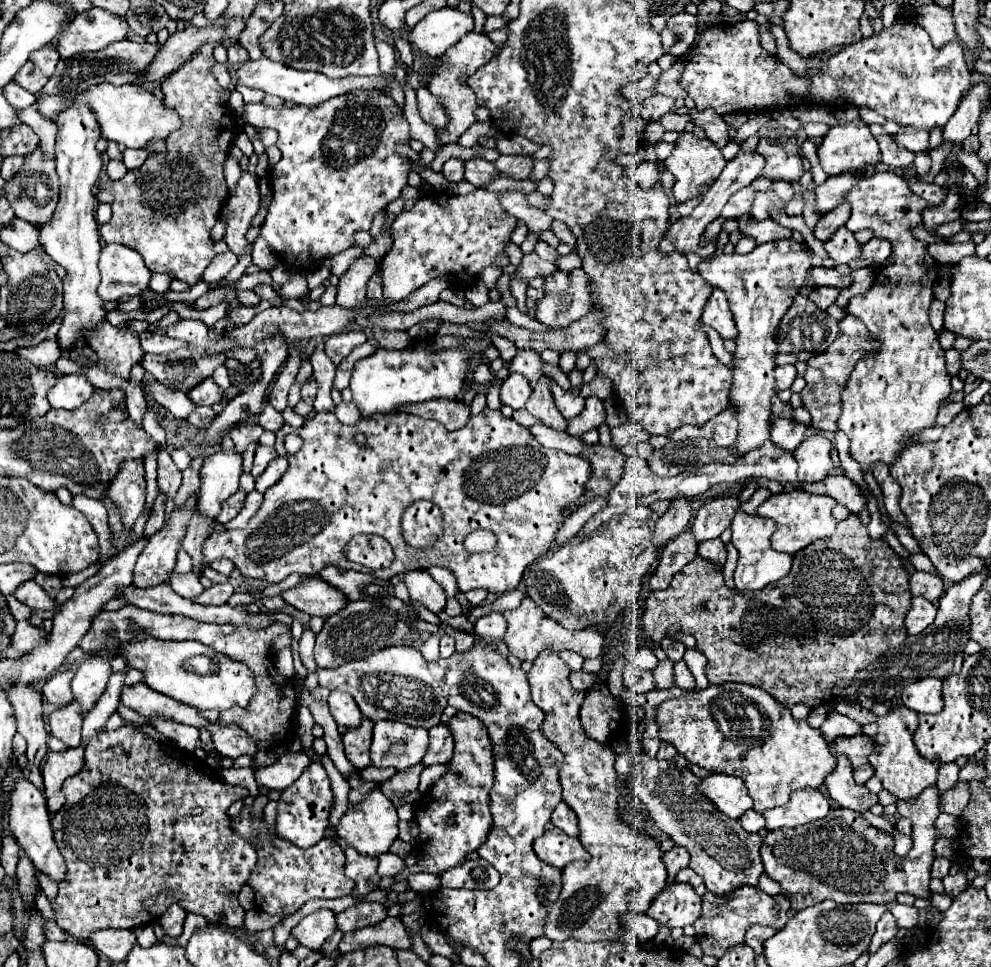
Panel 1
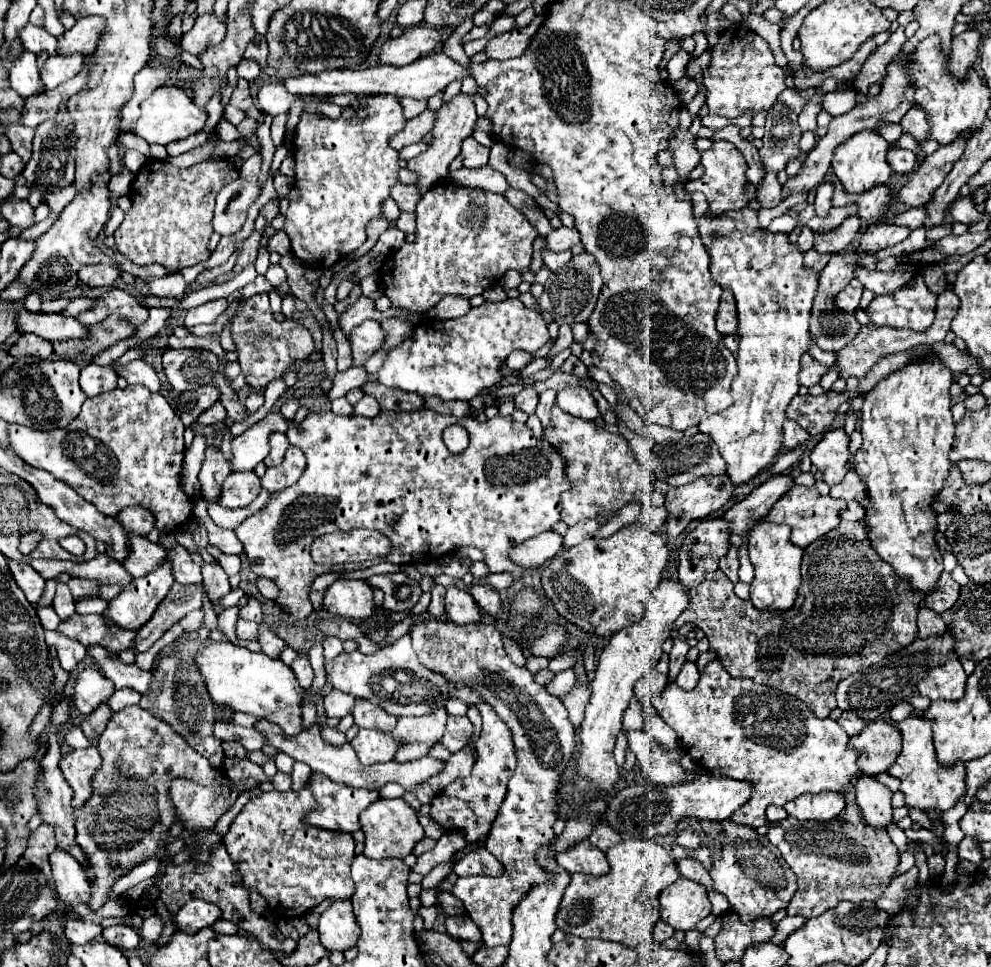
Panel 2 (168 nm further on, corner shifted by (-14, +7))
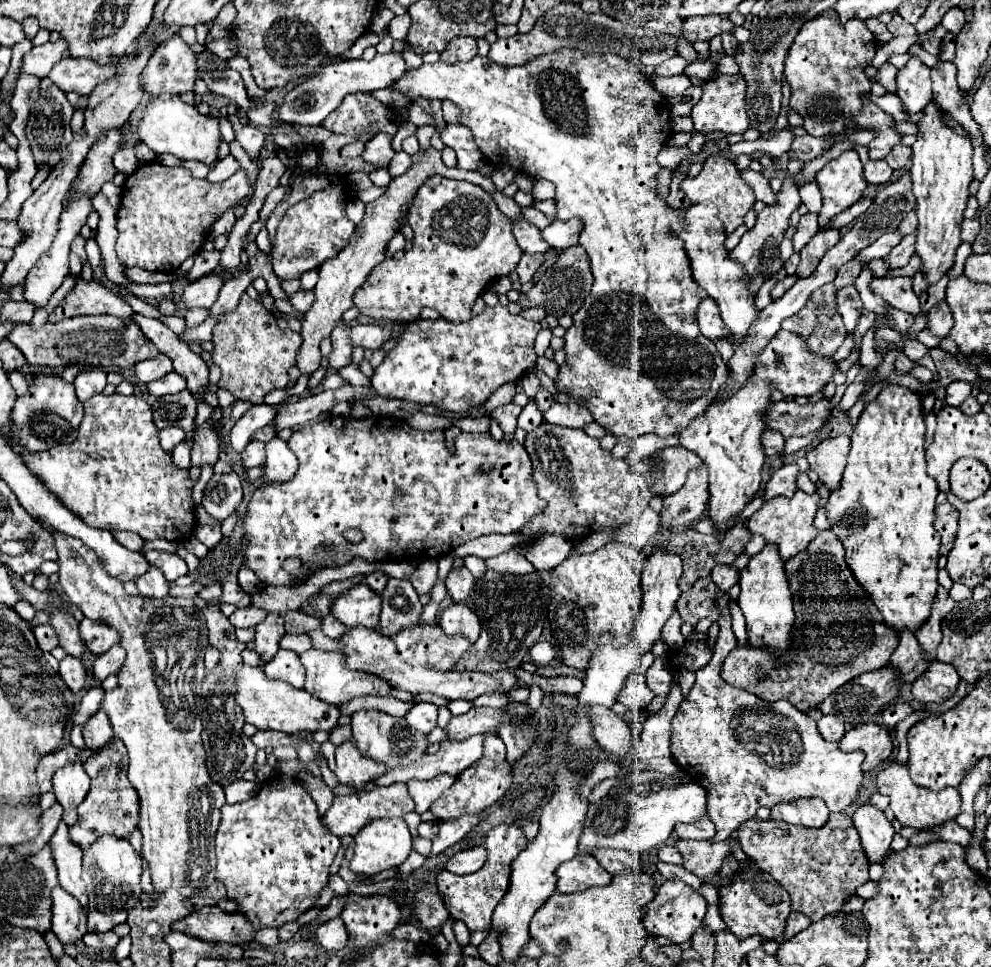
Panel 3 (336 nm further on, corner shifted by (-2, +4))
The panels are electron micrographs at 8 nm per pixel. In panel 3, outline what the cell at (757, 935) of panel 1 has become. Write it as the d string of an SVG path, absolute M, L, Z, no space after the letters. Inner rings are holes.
M790 912L788 920L786 920L786 930L784 930L784 938L790 940L792 936L796 936L798 932L802 932L804 928L810 926L810 918L808 916L802 916L798 912Z

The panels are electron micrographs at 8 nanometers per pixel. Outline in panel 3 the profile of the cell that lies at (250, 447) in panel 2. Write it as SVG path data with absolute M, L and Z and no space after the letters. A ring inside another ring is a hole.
M258 404L258 406L252 406L232 428L230 432L230 448L242 456L246 444L250 442L252 434L258 430L258 428L264 428L268 422L272 422L276 416L276 410L268 404Z

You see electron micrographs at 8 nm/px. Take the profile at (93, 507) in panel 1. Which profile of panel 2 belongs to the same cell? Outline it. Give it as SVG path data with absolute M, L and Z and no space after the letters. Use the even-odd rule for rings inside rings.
M128 533L128 539L132 543L132 553L126 557L124 561L124 569L134 577L144 577L146 573L150 573L150 569L156 569L158 565L162 565L164 557L166 557L166 549L160 545L150 543L144 537L136 537L132 533Z

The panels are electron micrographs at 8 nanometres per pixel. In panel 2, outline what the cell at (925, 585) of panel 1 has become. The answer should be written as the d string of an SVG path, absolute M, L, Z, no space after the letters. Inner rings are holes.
M942 573L938 581L938 589L926 597L926 607L942 615L950 607L954 607L954 603L958 601L958 595L960 595L960 585L950 577L950 573Z

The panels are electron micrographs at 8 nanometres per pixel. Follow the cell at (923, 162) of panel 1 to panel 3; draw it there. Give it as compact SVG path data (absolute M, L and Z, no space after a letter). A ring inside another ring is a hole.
M898 144L898 146L894 146L894 150L888 154L886 162L890 164L890 168L900 170L900 168L904 168L904 166L908 164L908 160L910 160L910 152L912 152L912 150L910 150L908 146Z

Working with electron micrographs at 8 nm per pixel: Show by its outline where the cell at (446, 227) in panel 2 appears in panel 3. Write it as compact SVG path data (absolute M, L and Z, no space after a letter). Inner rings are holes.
M432 176L418 190L414 198L414 208L410 208L408 224L414 230L414 246L402 258L386 258L374 272L370 272L370 280L358 288L354 294L354 306L360 308L362 314L370 318L388 318L414 322L418 320L420 308L430 306L442 314L444 320L462 322L472 316L470 308L474 300L482 294L484 286L496 278L510 274L522 258L522 250L518 248L512 234L512 220L508 220L496 206L494 198L476 184L464 180L448 180L442 176Z

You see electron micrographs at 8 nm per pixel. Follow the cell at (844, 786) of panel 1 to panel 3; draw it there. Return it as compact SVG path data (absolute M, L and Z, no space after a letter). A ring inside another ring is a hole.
M864 804L852 814L852 822L860 834L862 848L868 854L868 860L880 862L882 856L890 850L890 842L894 836L894 828L886 820L884 812L872 804Z

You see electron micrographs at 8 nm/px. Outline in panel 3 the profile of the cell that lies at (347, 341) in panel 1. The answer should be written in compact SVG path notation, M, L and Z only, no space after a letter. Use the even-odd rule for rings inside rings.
M356 324L350 330L352 346L360 346L364 350L378 350L388 338L390 338L390 332L374 324Z

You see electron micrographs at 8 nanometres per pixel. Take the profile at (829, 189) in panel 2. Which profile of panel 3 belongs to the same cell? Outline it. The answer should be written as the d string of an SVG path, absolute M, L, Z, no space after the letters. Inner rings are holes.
M812 212L804 214L804 216L800 218L800 222L798 222L796 234L794 234L794 238L792 238L794 250L798 252L804 244L808 244L808 240L810 240L816 232L818 232L818 216L812 214Z

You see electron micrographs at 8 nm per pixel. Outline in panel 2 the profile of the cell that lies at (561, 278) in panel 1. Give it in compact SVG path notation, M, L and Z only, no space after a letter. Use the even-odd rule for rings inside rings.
M544 245L544 249L542 249L542 261L544 261L544 265L546 265L550 271L556 271L556 269L558 269L558 267L562 267L564 263L568 263L568 261L570 261L570 257L572 257L572 253L570 253L570 251L550 253L548 245Z

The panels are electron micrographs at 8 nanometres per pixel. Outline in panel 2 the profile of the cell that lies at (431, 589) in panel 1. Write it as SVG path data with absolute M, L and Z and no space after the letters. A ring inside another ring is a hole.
M450 587L446 593L446 615L450 621L454 623L478 623L482 621L482 613L480 607L474 603L472 595Z

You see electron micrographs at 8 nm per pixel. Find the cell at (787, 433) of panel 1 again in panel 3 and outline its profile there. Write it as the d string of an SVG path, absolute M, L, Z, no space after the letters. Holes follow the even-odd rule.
M770 428L770 430L766 430L766 436L762 436L762 446L764 446L766 456L776 456L776 454L784 452L784 436Z

